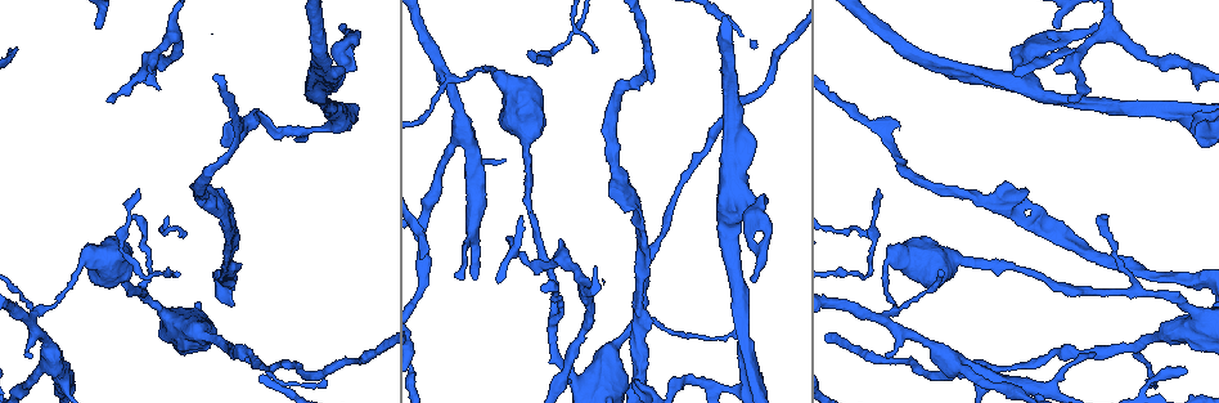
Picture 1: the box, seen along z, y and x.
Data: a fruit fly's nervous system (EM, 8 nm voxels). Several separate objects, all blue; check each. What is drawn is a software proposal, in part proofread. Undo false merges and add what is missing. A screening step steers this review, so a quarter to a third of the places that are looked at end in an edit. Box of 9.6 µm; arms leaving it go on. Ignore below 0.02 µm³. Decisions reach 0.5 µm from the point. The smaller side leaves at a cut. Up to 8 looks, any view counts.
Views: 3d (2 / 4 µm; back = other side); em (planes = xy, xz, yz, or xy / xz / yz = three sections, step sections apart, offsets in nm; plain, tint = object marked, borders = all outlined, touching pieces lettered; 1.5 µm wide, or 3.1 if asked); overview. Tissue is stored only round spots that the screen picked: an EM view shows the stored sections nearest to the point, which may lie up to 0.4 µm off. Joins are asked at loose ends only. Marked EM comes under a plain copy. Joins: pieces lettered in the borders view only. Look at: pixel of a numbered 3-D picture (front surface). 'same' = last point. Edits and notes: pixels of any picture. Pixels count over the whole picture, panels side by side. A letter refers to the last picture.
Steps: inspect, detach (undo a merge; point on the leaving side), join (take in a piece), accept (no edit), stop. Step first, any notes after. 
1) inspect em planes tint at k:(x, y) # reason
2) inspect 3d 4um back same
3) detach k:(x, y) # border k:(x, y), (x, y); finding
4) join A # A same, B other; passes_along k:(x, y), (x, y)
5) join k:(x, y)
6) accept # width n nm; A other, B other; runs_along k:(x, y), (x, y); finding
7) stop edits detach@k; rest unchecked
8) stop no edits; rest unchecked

inspect 3d 4um at 1:(561, 238) # free end

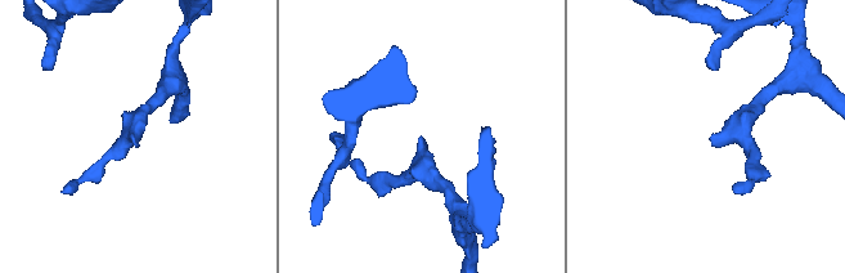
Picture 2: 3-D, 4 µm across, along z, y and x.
inspect em planes borders at 2:(422, 140)

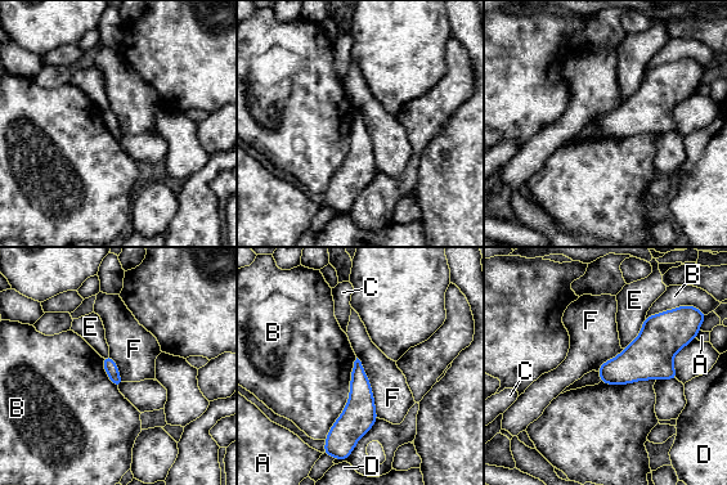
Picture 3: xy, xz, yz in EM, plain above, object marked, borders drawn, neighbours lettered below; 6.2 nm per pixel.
accept # longest_contact B 550 nm; A other, B other, C other, D other, E other, F other; border 3:(357, 356), (369, 382), (378, 417); no lettered piece goes on from it

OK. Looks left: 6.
inspect 3d 4um at 1:(352, 48)

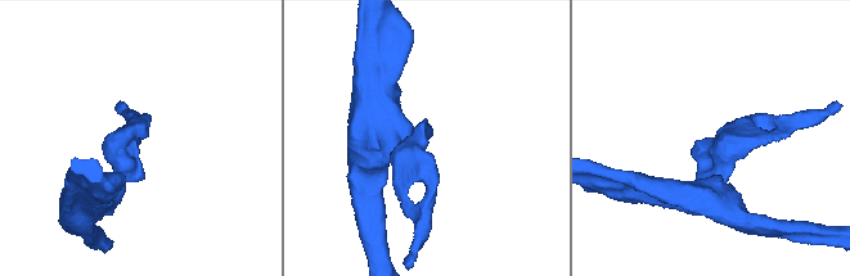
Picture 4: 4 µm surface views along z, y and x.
inspect em planes tint at 4:(137, 137) # arms 3; arm_widths 160, 240, 300 nm

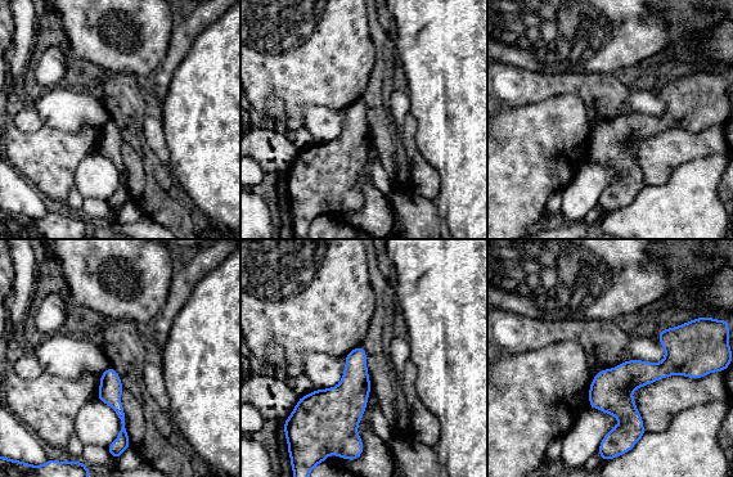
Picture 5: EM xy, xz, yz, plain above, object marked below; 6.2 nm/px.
inspect em planes borders same

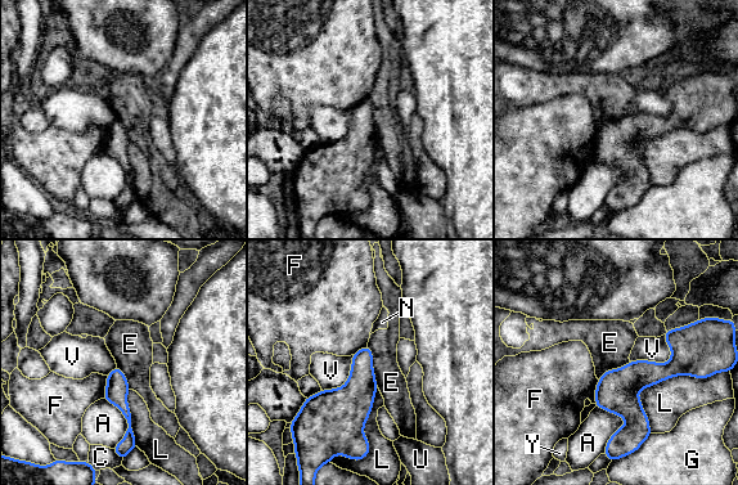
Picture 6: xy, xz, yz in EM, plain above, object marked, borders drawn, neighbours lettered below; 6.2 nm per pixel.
accept # A other, C other, E other, F other, G other, L other, N other, U other, V other, Y other; border 6:(665, 335), (666, 362), (630, 362); no lettered piece goes on from it

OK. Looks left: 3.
inspect em planes tint at 1:(224, 262) # narrows sharply

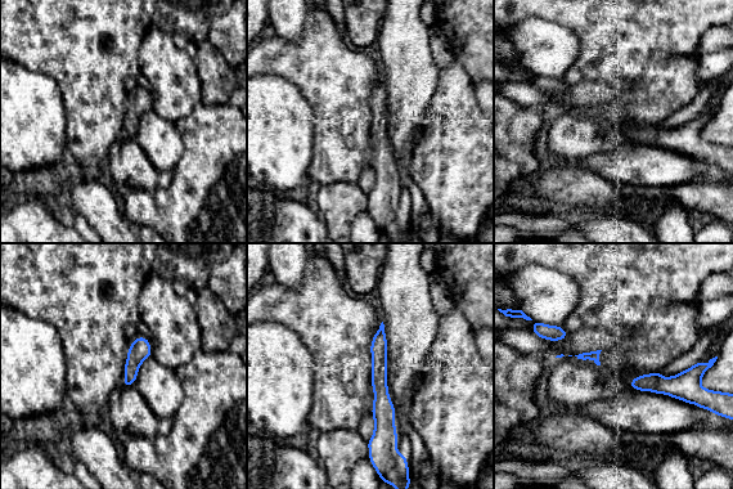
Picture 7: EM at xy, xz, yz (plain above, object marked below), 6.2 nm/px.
inspect em planes borders same

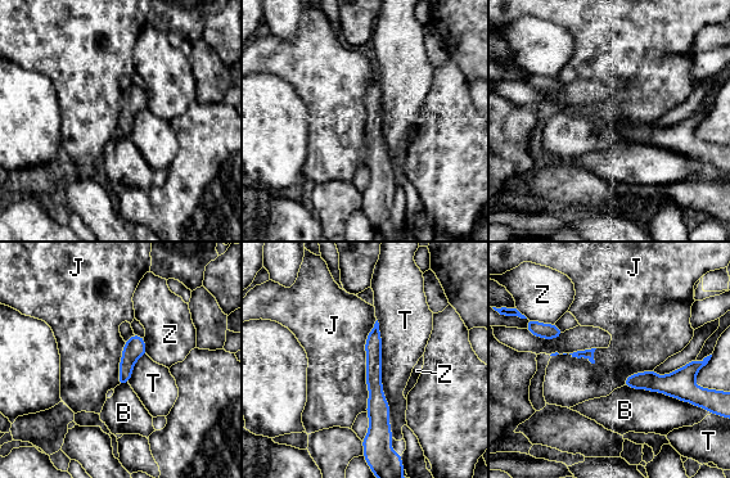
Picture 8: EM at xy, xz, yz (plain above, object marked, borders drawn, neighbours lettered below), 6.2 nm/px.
accept # B other, J other, T other, Z other; runs_along 8:(375, 329), (375, 419), (372, 424); one neuron here

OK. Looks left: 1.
stop no edits; rest unchecked

